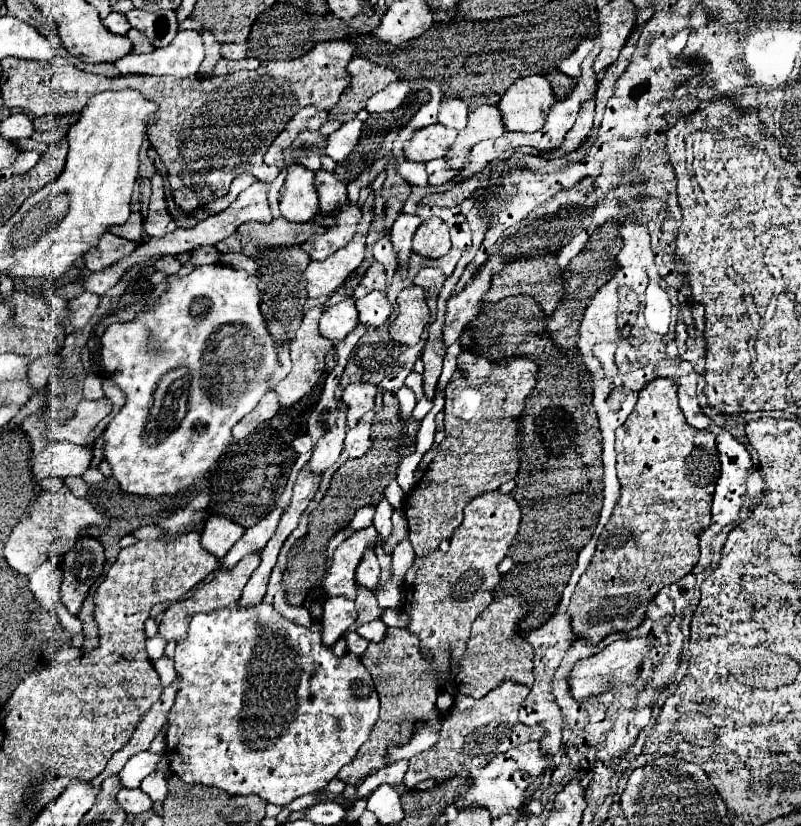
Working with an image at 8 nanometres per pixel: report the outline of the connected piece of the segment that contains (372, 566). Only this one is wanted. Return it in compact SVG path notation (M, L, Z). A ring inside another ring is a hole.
M368 551L368 555L364 555L364 559L360 561L360 567L356 569L356 581L362 587L366 587L368 591L376 591L378 579L380 579L378 559L376 559L376 555L372 551Z

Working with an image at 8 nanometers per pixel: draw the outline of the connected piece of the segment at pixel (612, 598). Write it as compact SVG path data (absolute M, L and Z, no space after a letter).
M658 377L644 385L628 421L616 431L616 453L618 479L622 483L620 501L598 539L596 555L582 573L568 607L574 631L594 645L610 633L636 629L644 621L648 603L658 591L692 571L700 559L700 533L710 527L710 505L720 477L716 435L686 423L678 405L678 383L674 379Z

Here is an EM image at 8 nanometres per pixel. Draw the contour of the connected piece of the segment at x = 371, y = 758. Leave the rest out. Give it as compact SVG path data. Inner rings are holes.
M388 629L388 635L382 643L370 643L366 655L362 657L364 667L370 671L378 697L380 697L380 717L376 729L372 731L368 743L358 751L356 759L340 771L340 779L348 785L358 785L364 777L380 769L386 761L386 745L404 743L404 719L408 723L428 723L440 717L436 709L436 697L440 695L440 685L436 675L432 675L432 665L424 659L420 649L420 639L410 635L406 629Z

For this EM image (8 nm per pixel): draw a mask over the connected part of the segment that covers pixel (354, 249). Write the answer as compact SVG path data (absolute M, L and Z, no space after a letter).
M374 193L366 199L362 207L362 219L358 223L358 231L354 239L340 251L332 253L326 261L312 261L306 269L306 291L308 299L326 299L330 297L364 261L364 251L366 251L366 235L370 229L370 223L374 219Z

